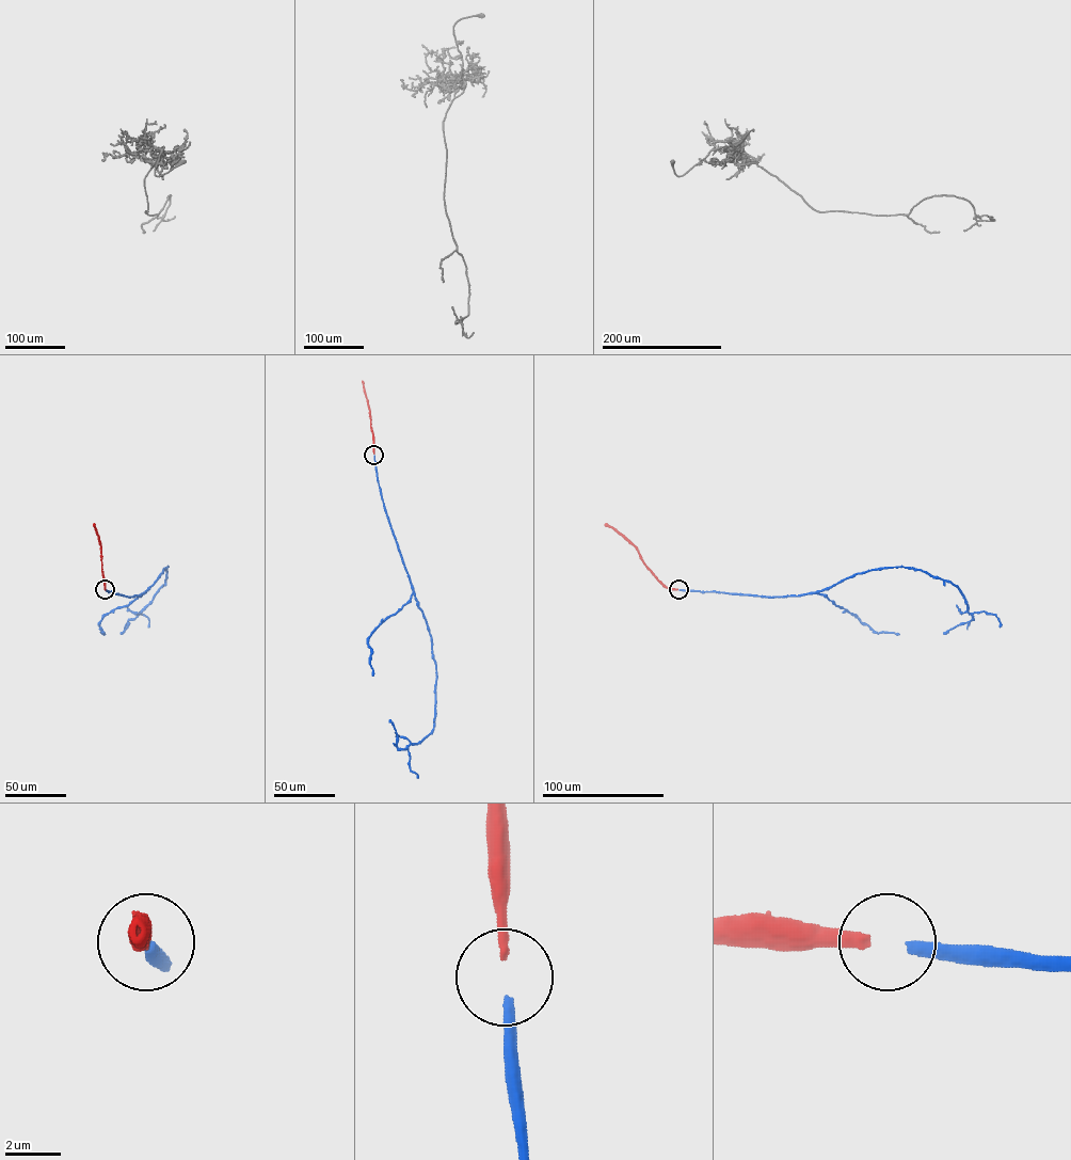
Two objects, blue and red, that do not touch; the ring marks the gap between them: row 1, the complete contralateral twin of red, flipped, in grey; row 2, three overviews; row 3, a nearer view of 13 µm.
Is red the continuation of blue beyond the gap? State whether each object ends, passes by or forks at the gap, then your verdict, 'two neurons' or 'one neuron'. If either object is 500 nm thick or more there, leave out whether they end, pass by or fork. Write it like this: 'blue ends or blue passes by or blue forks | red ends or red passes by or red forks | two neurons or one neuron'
blue ends | red ends | one neuron

